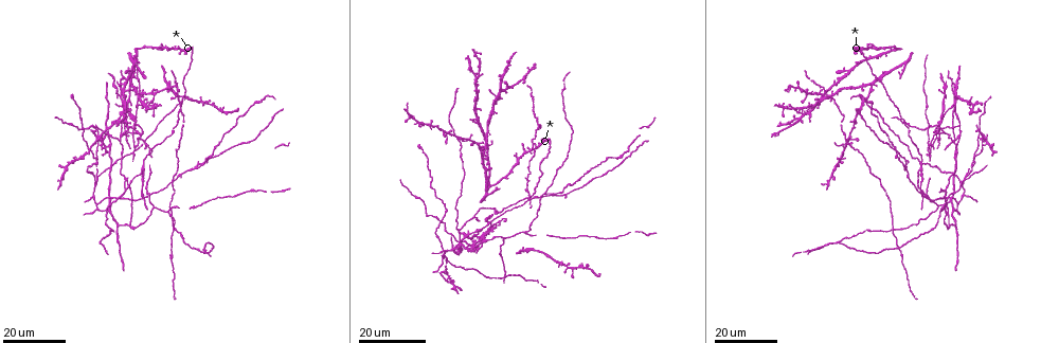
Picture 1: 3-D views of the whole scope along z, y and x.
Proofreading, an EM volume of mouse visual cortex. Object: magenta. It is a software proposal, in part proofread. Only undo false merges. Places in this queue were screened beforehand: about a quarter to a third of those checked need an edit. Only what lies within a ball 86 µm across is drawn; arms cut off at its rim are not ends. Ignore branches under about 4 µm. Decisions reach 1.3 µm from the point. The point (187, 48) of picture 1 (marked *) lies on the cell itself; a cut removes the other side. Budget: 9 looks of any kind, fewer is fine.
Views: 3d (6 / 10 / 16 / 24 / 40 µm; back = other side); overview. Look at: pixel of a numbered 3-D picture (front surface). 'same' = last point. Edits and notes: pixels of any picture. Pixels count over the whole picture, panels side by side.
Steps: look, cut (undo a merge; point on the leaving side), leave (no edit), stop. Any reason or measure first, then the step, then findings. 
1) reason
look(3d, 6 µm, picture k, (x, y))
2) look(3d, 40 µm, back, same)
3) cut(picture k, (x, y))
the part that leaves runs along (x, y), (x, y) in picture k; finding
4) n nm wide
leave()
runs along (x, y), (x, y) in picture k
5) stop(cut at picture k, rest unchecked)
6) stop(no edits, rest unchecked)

a fork
look(3d, 16 µm, picture 1, (141, 171))

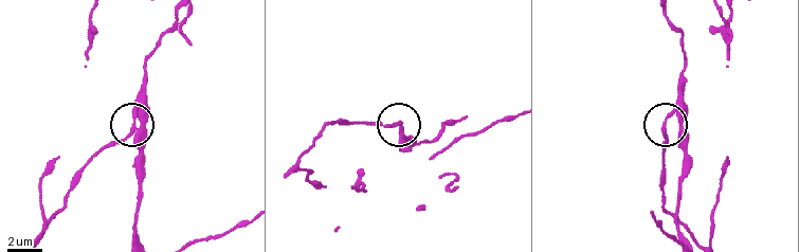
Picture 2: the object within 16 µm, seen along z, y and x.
look(3d, 6 µm, picture 2, (672, 113))

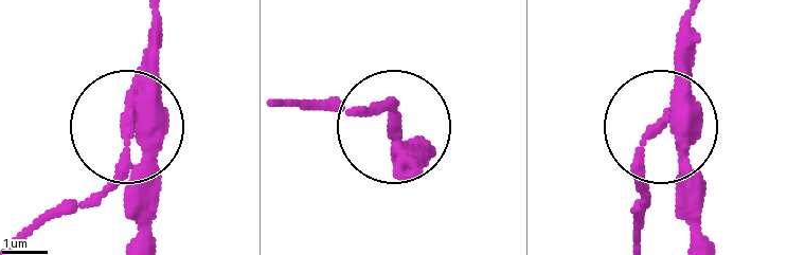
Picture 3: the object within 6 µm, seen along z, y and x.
340 nm wide
cut(picture 3, (149, 160))
the part that leaves runs along (146, 92), (146, 236) in picture 3; a second cell is stuck on

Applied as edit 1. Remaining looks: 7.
look(overview)

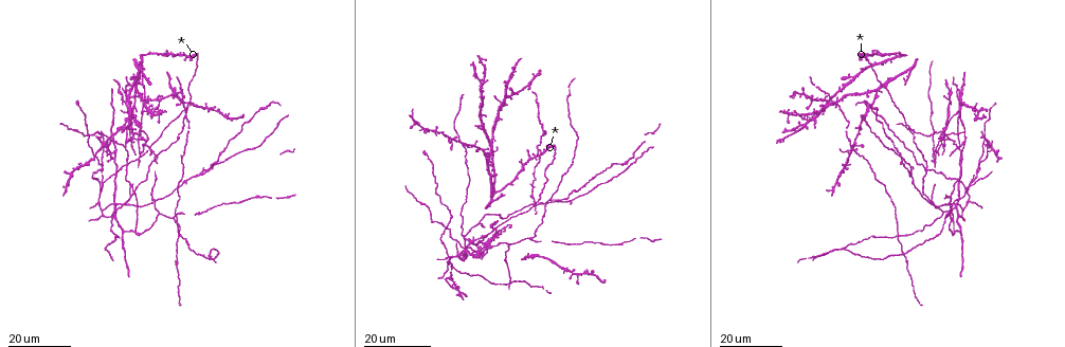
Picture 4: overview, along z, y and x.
two arms in line, one across
look(3d, 24 µm, picture 4, (560, 201))

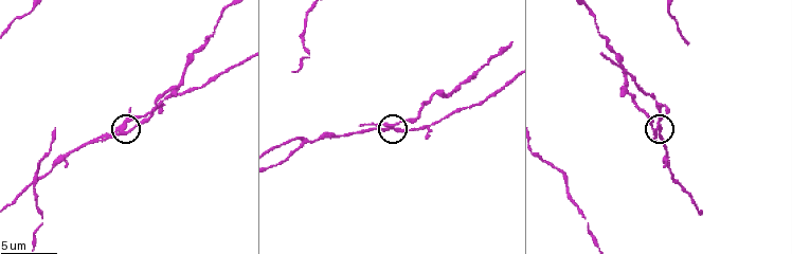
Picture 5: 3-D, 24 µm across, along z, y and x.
look(3d, 10 µm, picture 5, (390, 129))

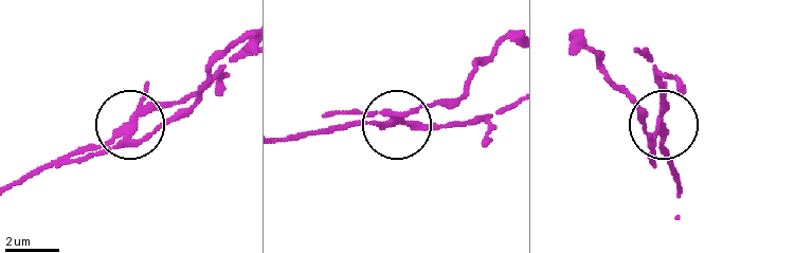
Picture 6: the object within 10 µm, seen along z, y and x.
230 nm wide
cut(picture 6, (161, 126))
two cells meet here

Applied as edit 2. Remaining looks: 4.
look(overview)

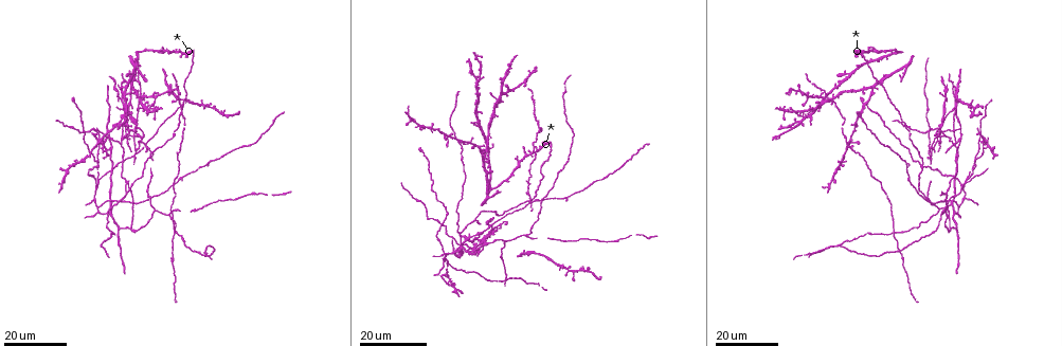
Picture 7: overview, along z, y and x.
look(3d, 24 µm, picture 7, (966, 197))

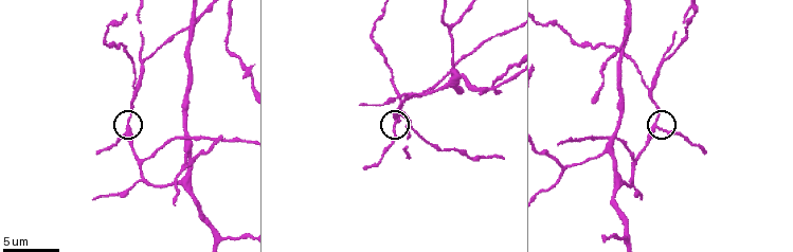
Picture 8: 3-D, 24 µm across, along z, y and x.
zoom in
look(3d, 10 µm, picture 8, (130, 127))

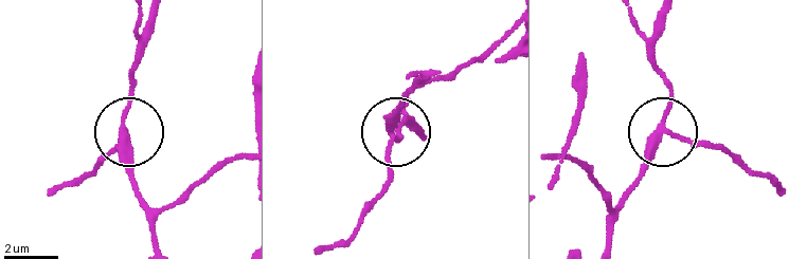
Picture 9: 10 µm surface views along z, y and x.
220 nm wide
leave()
runs along (560, 159), (571, 161), (614, 206), (663, 131), (721, 143) in picture 9; one cell here

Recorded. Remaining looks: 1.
look(3d, 10 µm, picture 8, (146, 60))

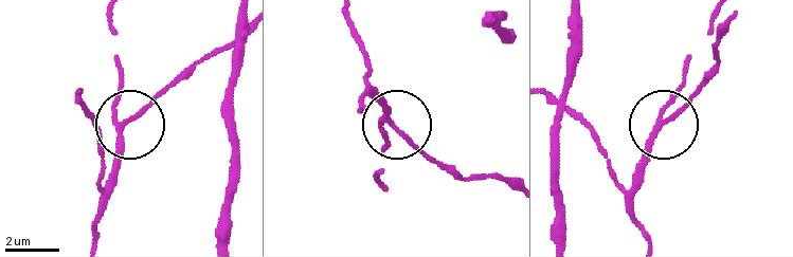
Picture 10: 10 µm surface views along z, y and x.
150 nm wide
leave()
runs along (357, 109), (371, 95), (384, 109), (384, 148) in picture 10; continuous, no second cell

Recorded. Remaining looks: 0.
stop(cut at picture 3, cut at picture 6, rest unchecked)

